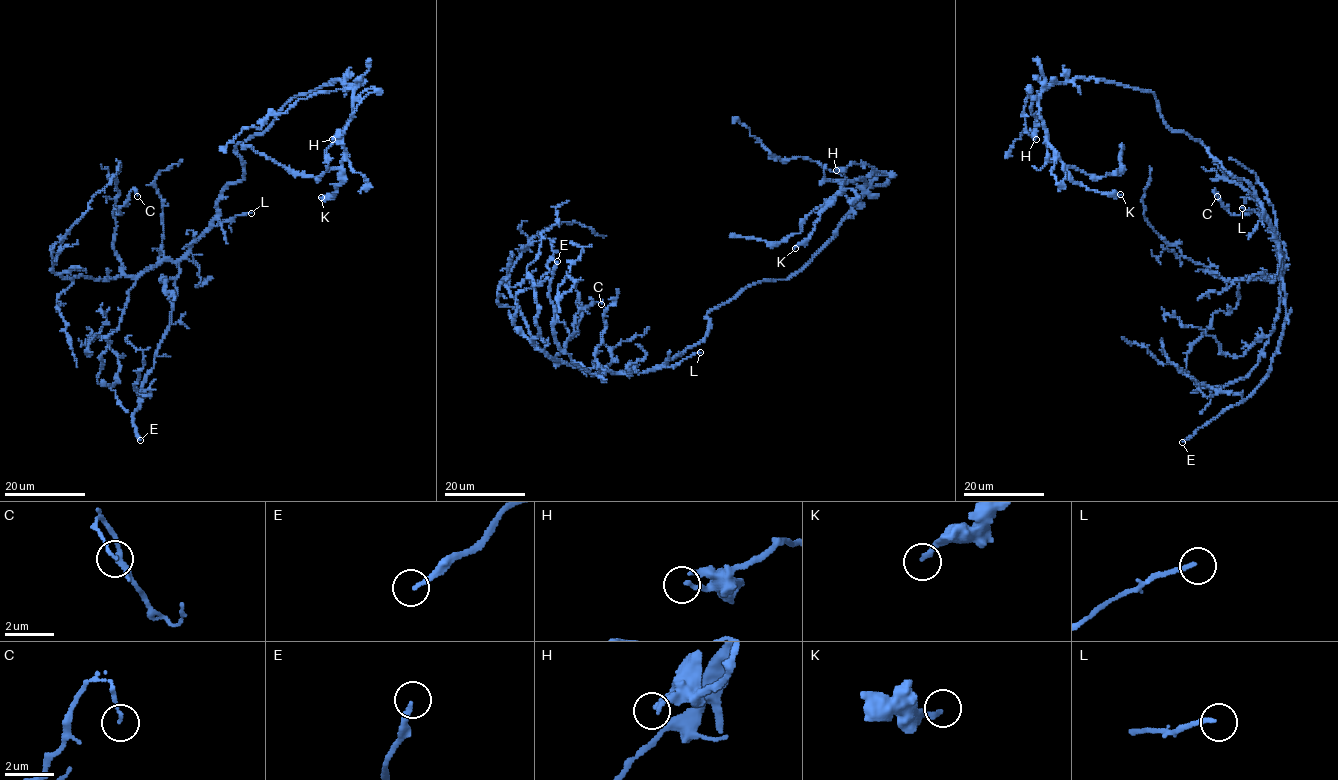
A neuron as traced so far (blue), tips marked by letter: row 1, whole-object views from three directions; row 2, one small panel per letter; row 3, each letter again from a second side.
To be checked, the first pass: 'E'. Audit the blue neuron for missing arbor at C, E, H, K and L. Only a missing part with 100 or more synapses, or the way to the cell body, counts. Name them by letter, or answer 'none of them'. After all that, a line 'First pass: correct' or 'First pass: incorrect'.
E
First pass: correct

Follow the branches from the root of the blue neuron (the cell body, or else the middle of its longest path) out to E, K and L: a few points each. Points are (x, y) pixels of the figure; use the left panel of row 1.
E: (243, 161), (245, 176), (226, 187), (216, 207), (217, 216), (179, 262), (171, 325), (132, 417), (140, 440)
K: (243, 161), (239, 142), (261, 135), (290, 100), (331, 81), (349, 83), (343, 179), (336, 194), (321, 197)
L: (243, 161), (245, 176), (222, 192), (216, 218), (230, 221), (237, 215), (251, 213)

